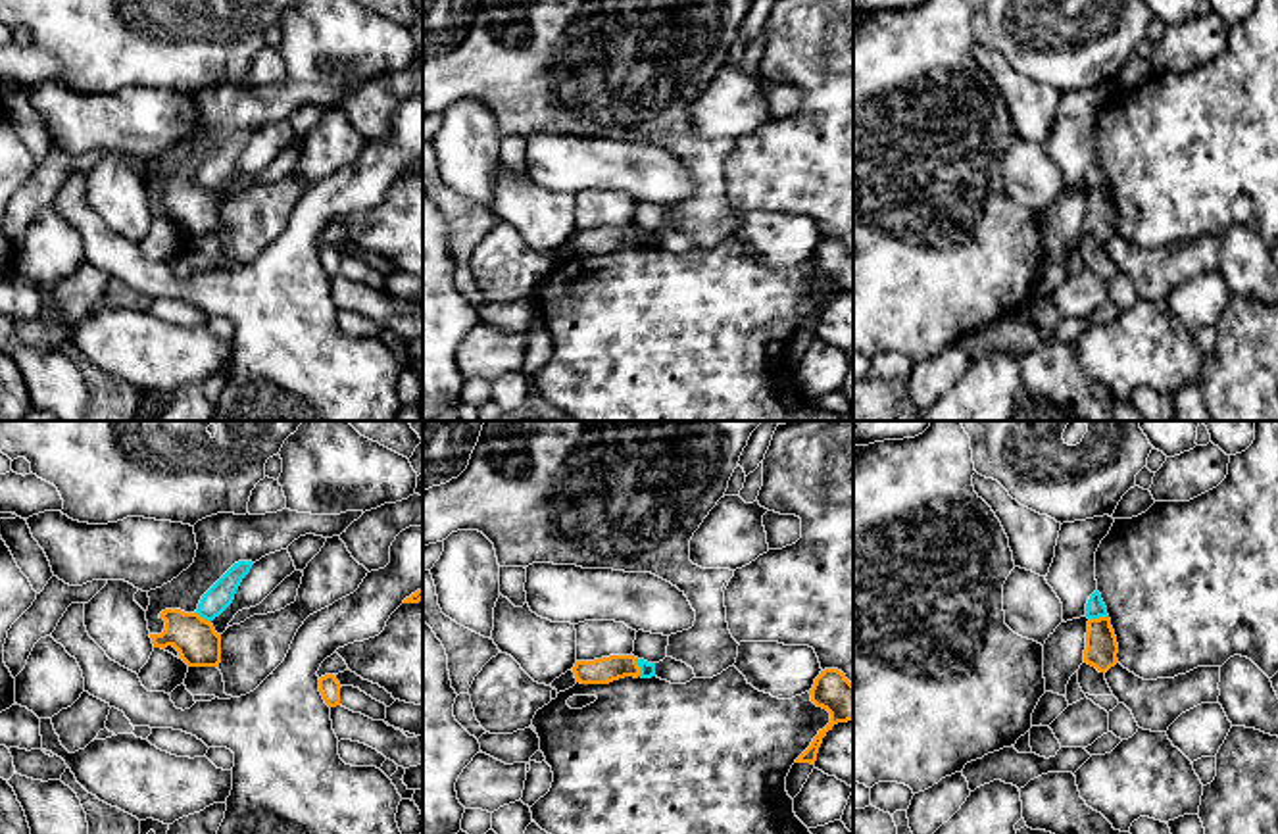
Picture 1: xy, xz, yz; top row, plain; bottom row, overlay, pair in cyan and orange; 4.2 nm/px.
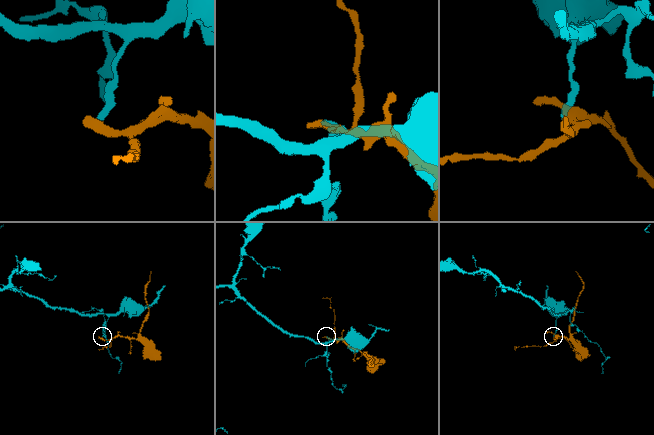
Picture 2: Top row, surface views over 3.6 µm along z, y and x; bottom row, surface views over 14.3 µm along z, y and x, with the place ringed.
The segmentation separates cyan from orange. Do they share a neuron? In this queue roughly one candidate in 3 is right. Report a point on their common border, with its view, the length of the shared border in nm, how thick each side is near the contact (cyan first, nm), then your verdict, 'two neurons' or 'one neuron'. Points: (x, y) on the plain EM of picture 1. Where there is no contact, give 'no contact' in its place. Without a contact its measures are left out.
xz (638, 235) | 80 nm | 60/110 nm | two neurons

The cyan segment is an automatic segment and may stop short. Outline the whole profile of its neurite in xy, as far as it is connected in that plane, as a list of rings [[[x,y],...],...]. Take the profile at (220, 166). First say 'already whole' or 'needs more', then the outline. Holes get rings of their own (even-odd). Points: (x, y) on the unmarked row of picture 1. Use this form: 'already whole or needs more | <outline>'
already whole | [[[252,131],[234,133],[200,169],[196,183],[213,190],[219,186],[234,169],[234,163],[242,148],[250,142]]]

